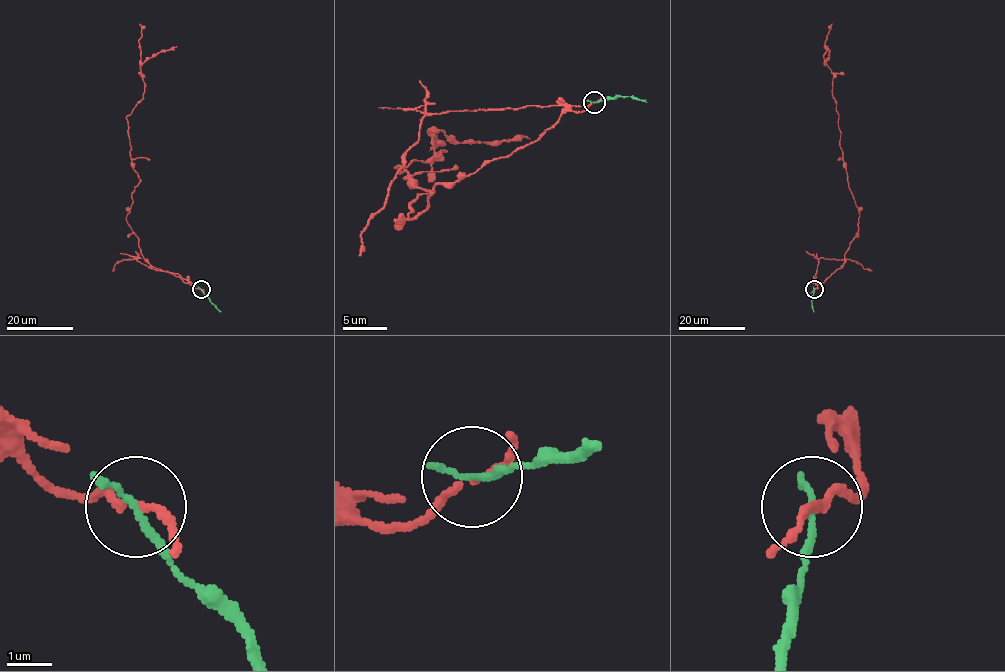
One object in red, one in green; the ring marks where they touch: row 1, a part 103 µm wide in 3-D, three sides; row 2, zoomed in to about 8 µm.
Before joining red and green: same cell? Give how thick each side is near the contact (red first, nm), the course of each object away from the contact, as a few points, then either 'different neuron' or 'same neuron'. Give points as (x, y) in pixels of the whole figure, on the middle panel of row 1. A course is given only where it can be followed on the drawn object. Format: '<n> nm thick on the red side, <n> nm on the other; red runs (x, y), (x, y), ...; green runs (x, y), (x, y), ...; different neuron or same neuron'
150 nm thick on the red side, 180 nm on the other; red runs (594, 102), (440, 182), (429, 206), (395, 222), (431, 191), (395, 166), (444, 151), (433, 127), (429, 151); green runs (594, 102), (616, 96), (634, 96), (647, 102); different neuron

